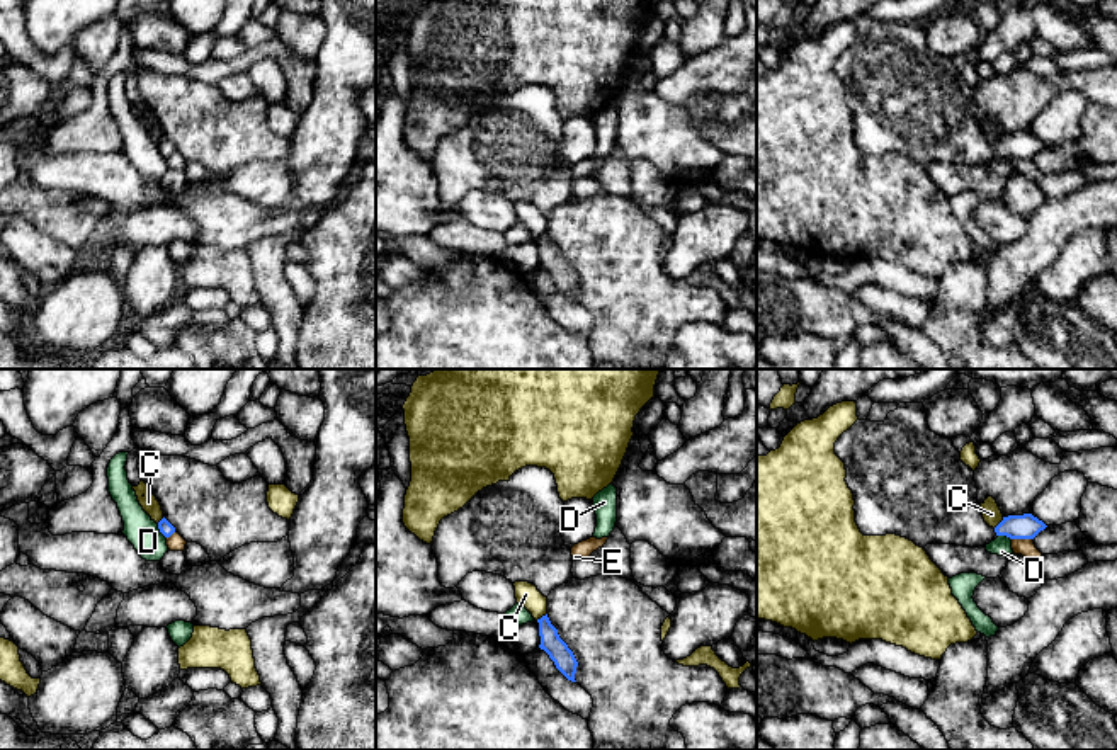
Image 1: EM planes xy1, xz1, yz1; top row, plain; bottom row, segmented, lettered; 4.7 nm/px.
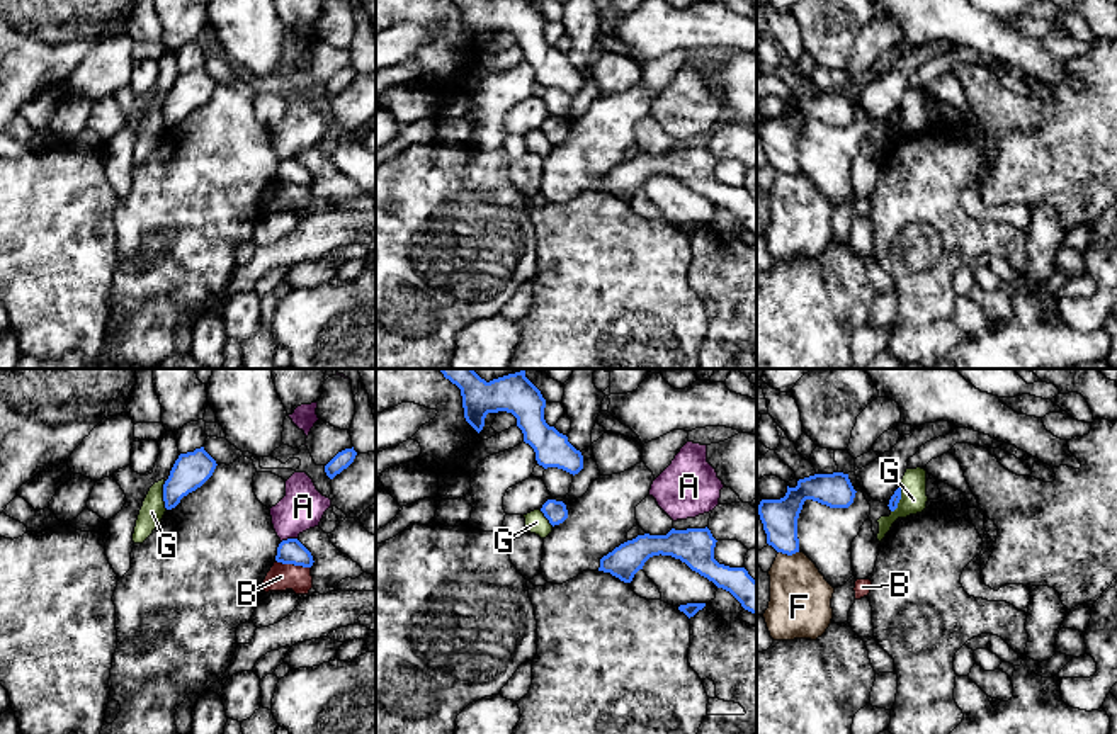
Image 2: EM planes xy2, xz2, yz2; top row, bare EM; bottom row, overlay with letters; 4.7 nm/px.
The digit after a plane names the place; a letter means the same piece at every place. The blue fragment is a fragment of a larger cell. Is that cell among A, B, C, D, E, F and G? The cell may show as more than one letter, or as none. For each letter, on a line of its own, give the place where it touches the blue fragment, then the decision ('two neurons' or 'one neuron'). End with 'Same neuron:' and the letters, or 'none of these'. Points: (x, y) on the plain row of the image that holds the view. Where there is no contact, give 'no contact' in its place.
A: meets blue in xy2 at (288, 158); two neurons
B: meets blue in xy2 at (293, 182); two neurons
C: meets blue in yz1 at (1000, 142); two neurons
D: meets blue in xy1 at (160, 150); two neurons
E: meets blue in yz1 at (1022, 157); two neurons
F: meets blue in yz2 at (789, 174); two neurons
G: meets blue in xy2 at (164, 114); two neurons
Same neuron: none of these

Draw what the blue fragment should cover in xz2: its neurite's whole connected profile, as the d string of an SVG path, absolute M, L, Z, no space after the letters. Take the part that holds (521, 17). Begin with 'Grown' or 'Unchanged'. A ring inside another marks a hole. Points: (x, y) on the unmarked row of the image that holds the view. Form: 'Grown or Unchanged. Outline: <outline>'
Unchanged. Outline: M530 0L451 2L461 8L464 37L478 53L488 32L512 32L539 85L558 87L573 95L583 88L581 71L568 61L566 54L546 42L546 19Z

